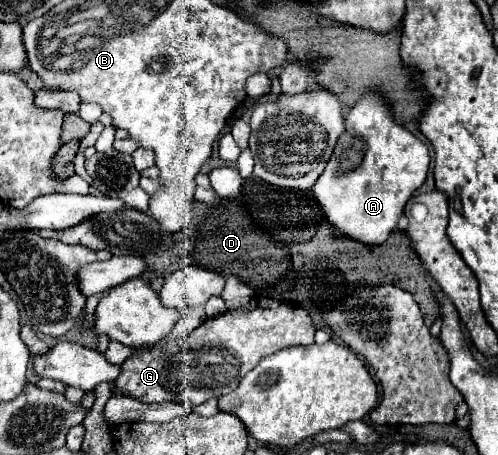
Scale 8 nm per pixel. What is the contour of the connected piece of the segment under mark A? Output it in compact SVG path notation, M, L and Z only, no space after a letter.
M364 92L358 104L346 114L346 132L340 136L324 174L312 186L312 196L322 206L328 222L334 224L344 236L364 244L382 244L396 228L398 216L402 214L406 202L424 184L428 164L428 148L394 120L392 108L384 104L384 96L376 96L376 92Z

